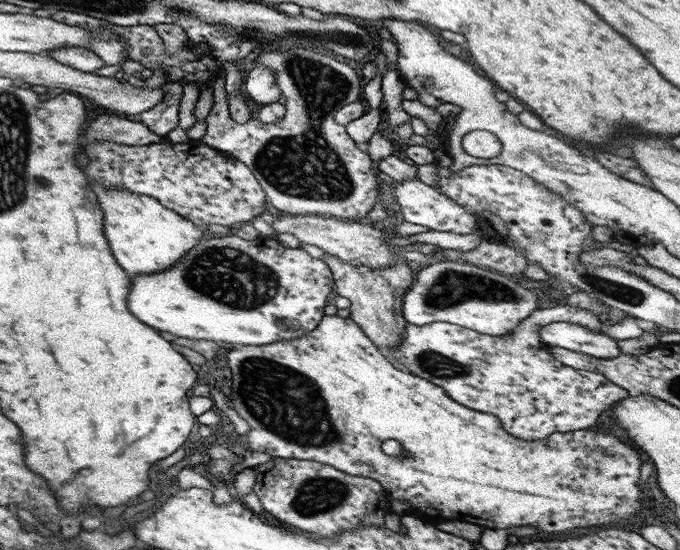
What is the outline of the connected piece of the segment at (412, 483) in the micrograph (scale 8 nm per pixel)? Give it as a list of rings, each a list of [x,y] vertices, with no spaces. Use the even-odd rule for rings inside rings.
[[[324,315],[307,336],[299,336],[295,340],[275,342],[261,346],[233,346],[226,353],[227,364],[231,373],[231,397],[229,405],[249,425],[245,434],[248,449],[265,452],[271,457],[282,459],[315,460],[327,464],[351,476],[371,477],[386,491],[390,500],[403,500],[407,504],[407,512],[401,517],[415,516],[431,525],[443,520],[471,522],[481,528],[515,528],[515,526],[533,526],[539,532],[563,532],[581,526],[601,526],[611,522],[621,522],[631,518],[641,508],[641,486],[639,485],[639,468],[644,462],[641,454],[631,446],[619,441],[607,431],[577,430],[569,432],[554,432],[542,439],[519,440],[507,433],[500,421],[486,412],[477,412],[451,400],[444,390],[409,372],[403,372],[394,367],[374,348],[368,336],[350,318]],[[384,440],[397,440],[401,444],[401,455],[385,455],[381,451]]]

